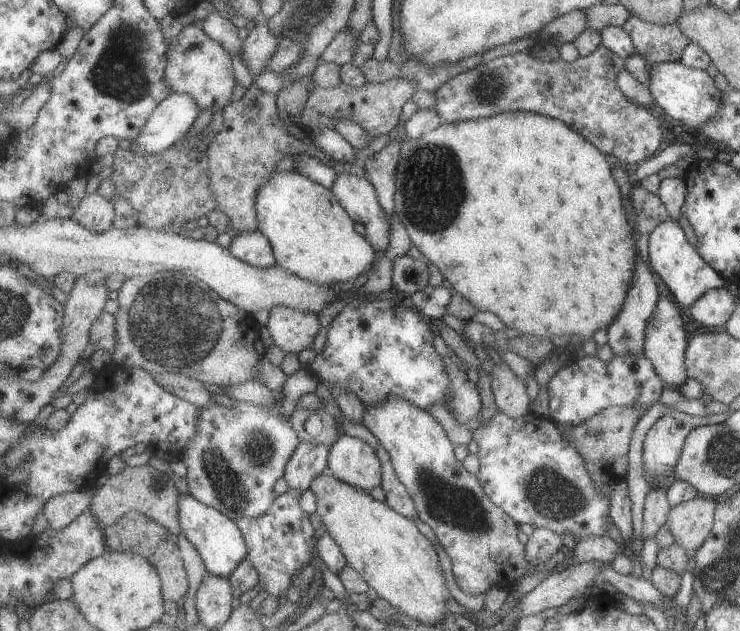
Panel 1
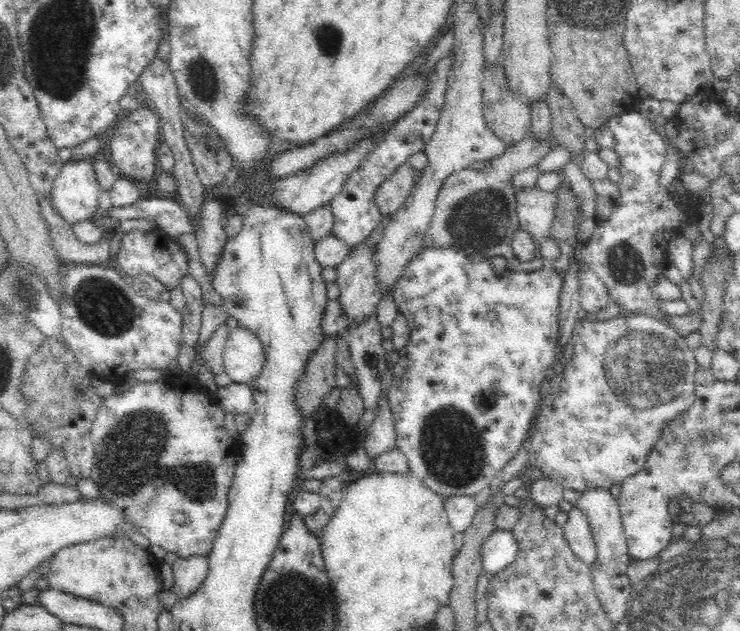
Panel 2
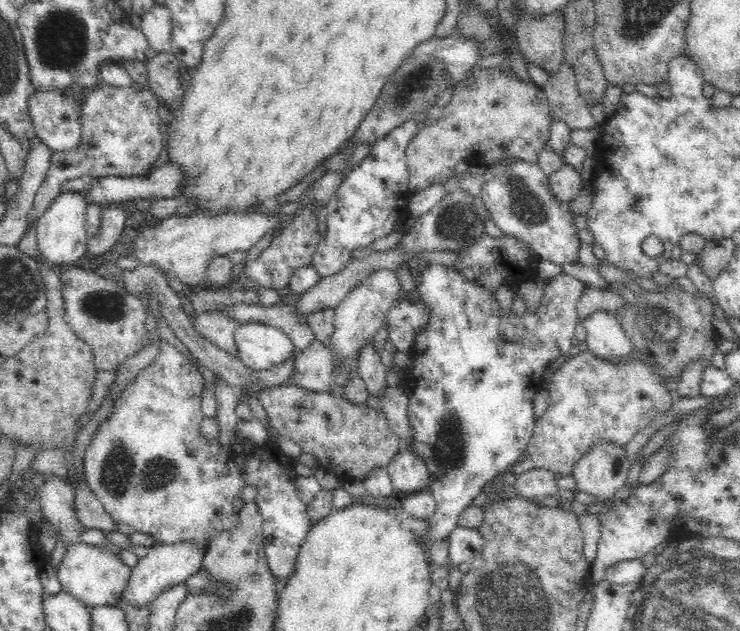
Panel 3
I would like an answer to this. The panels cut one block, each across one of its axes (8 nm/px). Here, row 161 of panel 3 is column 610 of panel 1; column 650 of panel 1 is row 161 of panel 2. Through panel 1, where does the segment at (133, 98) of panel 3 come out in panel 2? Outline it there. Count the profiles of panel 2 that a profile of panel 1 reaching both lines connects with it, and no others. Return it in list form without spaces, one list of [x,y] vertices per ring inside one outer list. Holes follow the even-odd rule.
[[[139,103],[135,110],[130,111],[124,118],[118,119],[116,132],[110,138],[110,156],[114,166],[120,168],[125,178],[138,183],[140,180],[152,180],[156,172],[158,148],[158,123],[159,117],[155,110],[149,109],[146,104]]]

